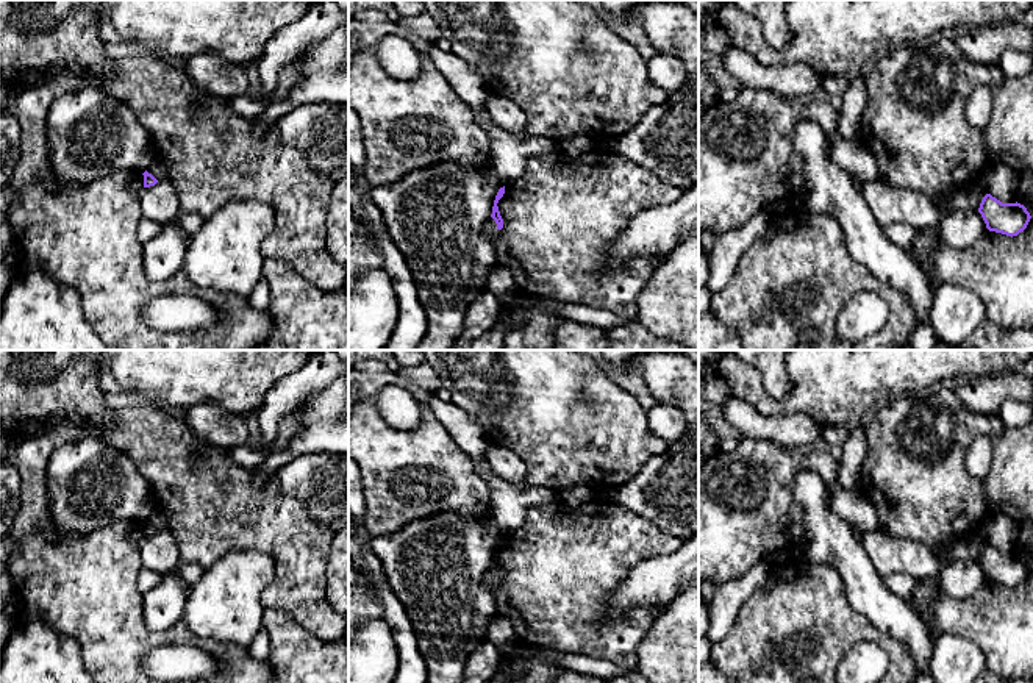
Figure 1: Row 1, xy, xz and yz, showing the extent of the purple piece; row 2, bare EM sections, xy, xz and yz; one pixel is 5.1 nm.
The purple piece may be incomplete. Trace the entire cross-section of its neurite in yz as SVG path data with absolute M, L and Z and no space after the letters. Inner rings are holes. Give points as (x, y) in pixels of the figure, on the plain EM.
M991 544L983 547L978 563L989 581L1002 583L1011 588L1024 581L1031 569L1024 555L1017 552L1002 553Z

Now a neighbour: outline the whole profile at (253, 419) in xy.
M256 409L245 414L245 424L248 428L247 445L248 447L261 447L263 445L263 422L264 422L264 409Z

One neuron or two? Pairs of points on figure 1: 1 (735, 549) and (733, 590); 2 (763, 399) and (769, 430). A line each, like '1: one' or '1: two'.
1: two
2: two

